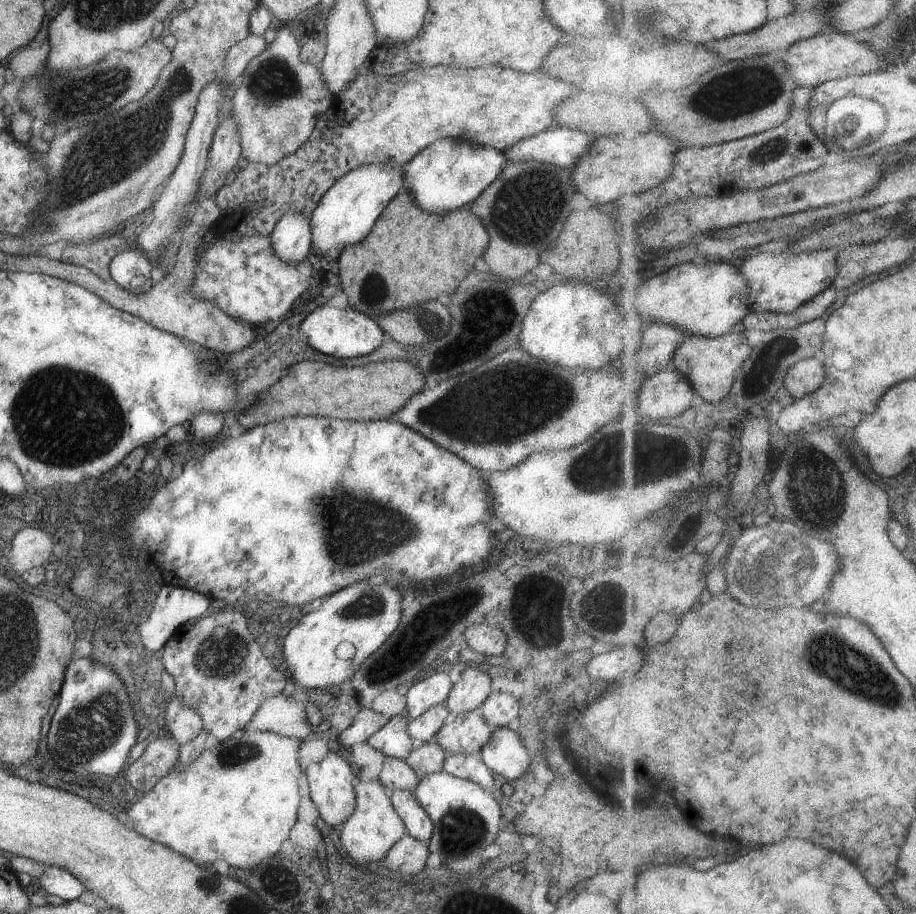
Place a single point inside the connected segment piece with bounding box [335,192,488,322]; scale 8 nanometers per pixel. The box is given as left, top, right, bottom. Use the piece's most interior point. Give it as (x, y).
(404, 248)

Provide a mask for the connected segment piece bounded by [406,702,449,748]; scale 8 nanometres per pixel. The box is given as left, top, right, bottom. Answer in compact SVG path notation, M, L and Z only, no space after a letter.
M439 703L428 708L417 718L410 720L406 726L407 734L412 740L413 748L429 741L449 716L445 703Z

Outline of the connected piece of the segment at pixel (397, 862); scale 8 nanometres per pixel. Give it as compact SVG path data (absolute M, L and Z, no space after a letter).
M404 834L382 859L389 870L401 874L415 874L427 866L428 854L428 841L420 841Z

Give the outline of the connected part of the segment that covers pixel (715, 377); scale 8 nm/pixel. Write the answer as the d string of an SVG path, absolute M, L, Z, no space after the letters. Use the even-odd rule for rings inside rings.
M740 328L717 338L687 335L674 354L675 370L692 384L697 394L707 402L721 402L731 392L735 372L751 354L753 347L741 333Z

